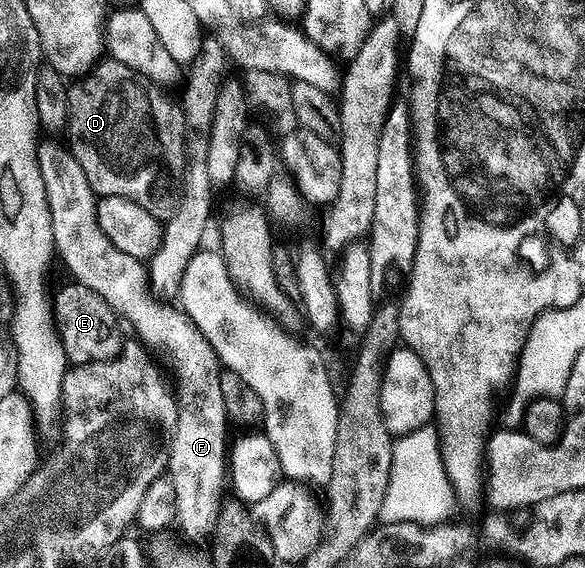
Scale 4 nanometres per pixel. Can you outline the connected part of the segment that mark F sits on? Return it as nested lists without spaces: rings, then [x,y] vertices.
[[[42,140],[38,143],[38,163],[52,216],[54,249],[60,262],[62,258],[70,269],[69,277],[104,296],[128,326],[130,321],[142,345],[153,351],[164,366],[166,361],[165,369],[174,373],[172,389],[178,399],[178,415],[167,469],[176,488],[176,522],[188,534],[209,535],[218,521],[228,474],[228,419],[224,392],[220,392],[223,367],[212,344],[185,310],[169,306],[169,301],[159,300],[152,293],[147,263],[120,251],[104,234],[98,222],[98,198],[73,152],[58,142]]]

